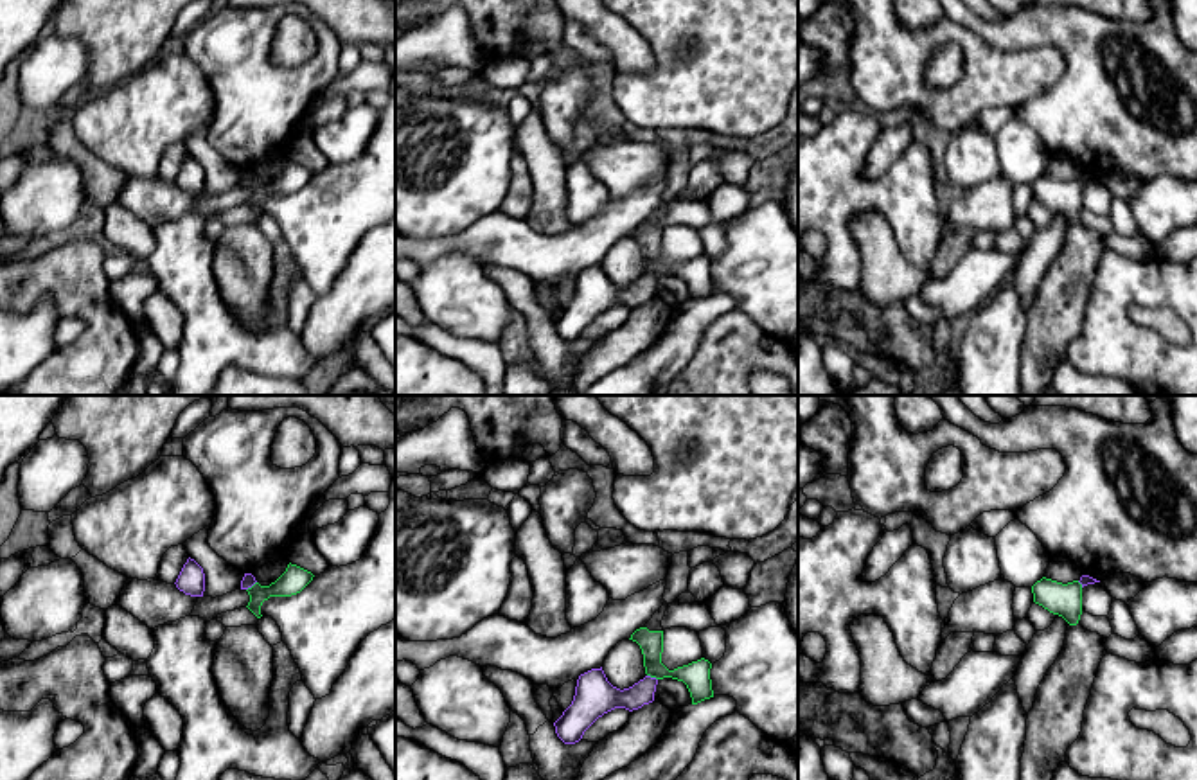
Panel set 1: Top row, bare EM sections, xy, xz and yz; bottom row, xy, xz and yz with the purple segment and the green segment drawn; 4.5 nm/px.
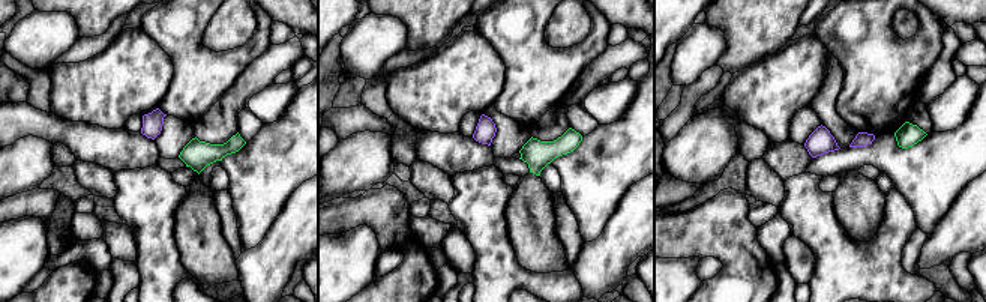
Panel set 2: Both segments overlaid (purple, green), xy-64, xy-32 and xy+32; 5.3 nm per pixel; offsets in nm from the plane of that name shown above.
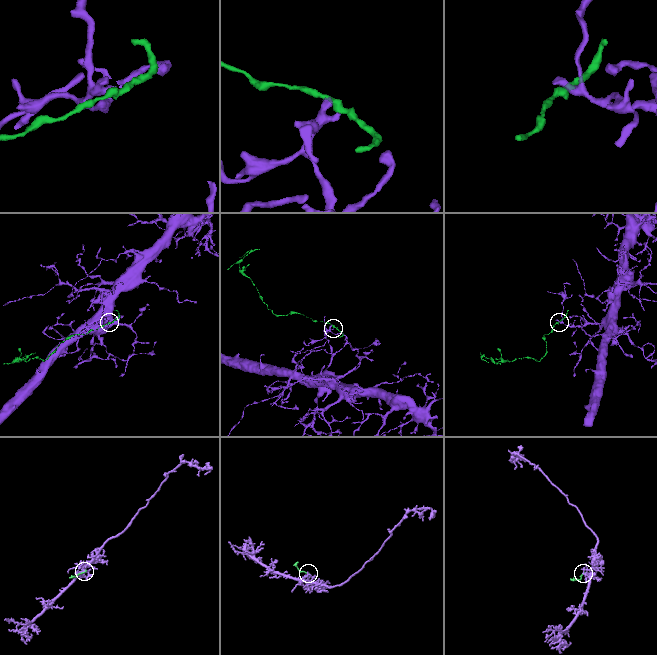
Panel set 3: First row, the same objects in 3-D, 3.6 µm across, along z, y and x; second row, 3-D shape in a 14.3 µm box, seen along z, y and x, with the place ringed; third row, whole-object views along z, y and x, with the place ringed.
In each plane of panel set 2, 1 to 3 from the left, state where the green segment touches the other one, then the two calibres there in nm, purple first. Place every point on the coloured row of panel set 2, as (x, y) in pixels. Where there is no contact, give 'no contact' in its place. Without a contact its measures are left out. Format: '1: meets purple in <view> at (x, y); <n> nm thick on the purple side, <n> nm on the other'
1: no contact
2: no contact
3: no contact

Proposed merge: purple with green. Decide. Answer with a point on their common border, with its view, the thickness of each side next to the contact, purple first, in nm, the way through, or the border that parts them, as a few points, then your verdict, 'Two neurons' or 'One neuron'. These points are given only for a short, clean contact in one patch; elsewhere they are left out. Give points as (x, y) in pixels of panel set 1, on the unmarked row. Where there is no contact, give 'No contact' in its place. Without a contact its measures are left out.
Touches purple at xz (653, 275). Thickness 150 nm (purple) against 120 nm. Boundary: xz (647, 272), (656, 277). Two neurons

